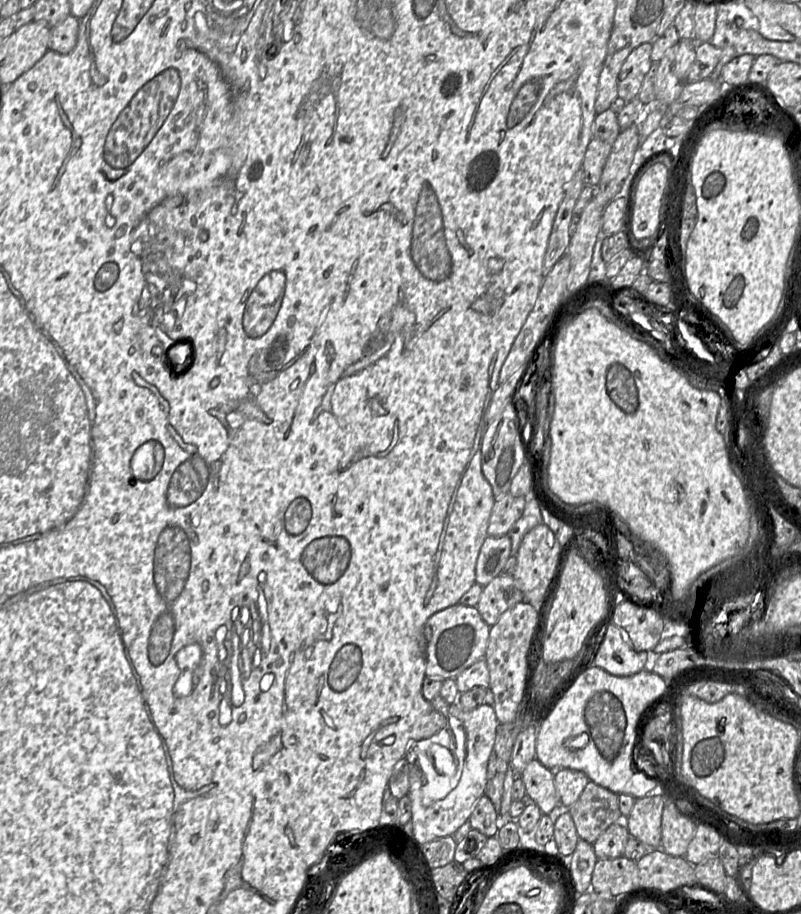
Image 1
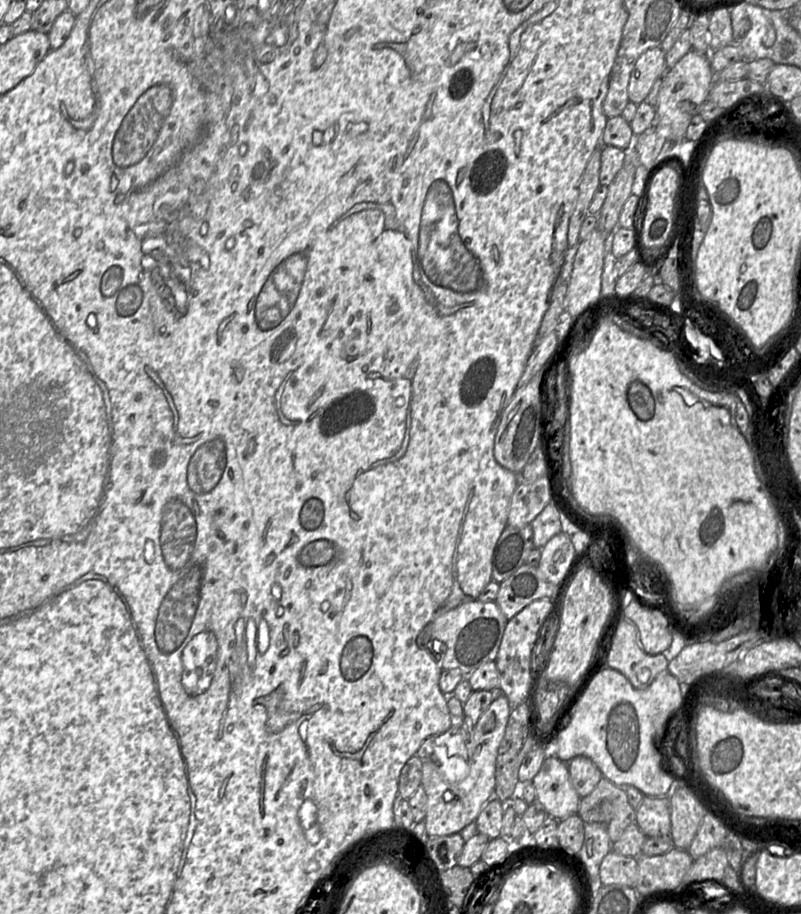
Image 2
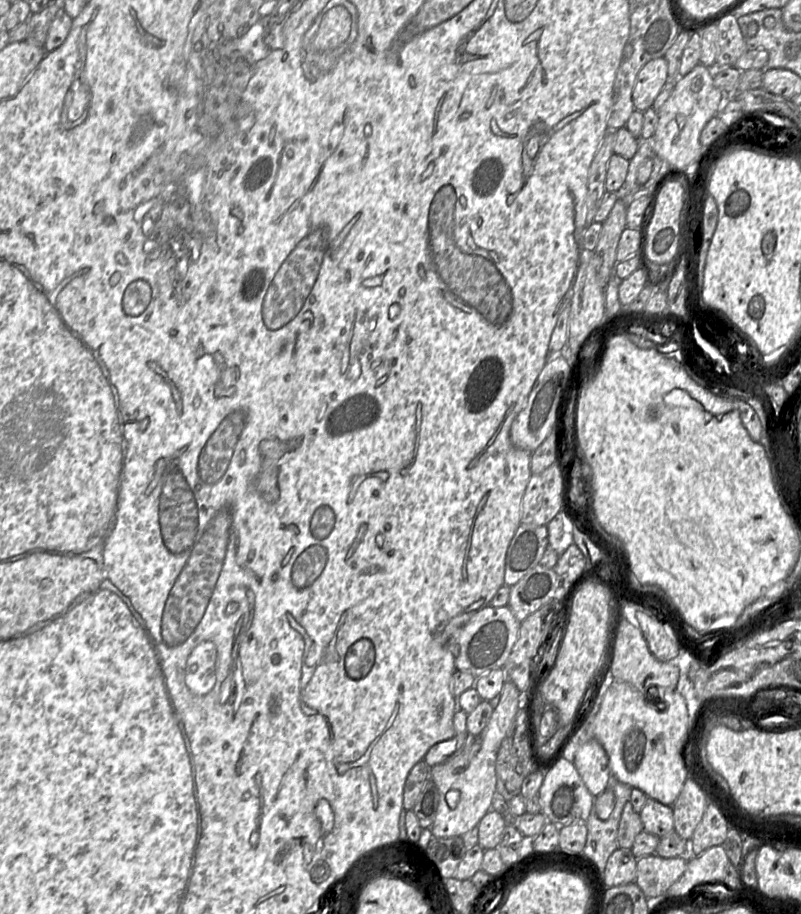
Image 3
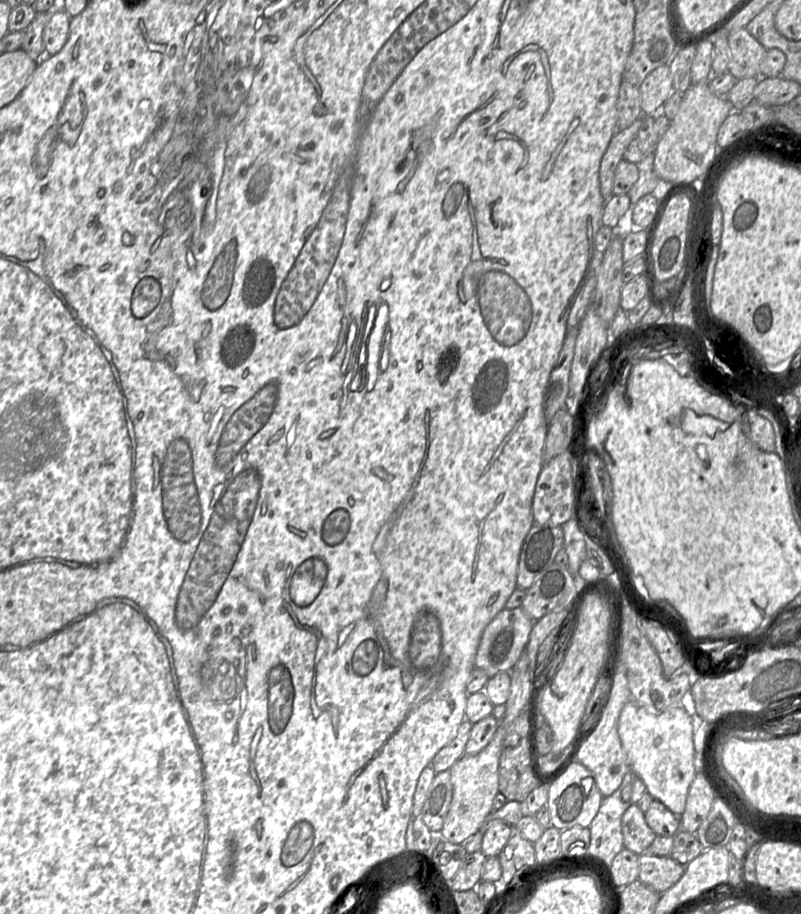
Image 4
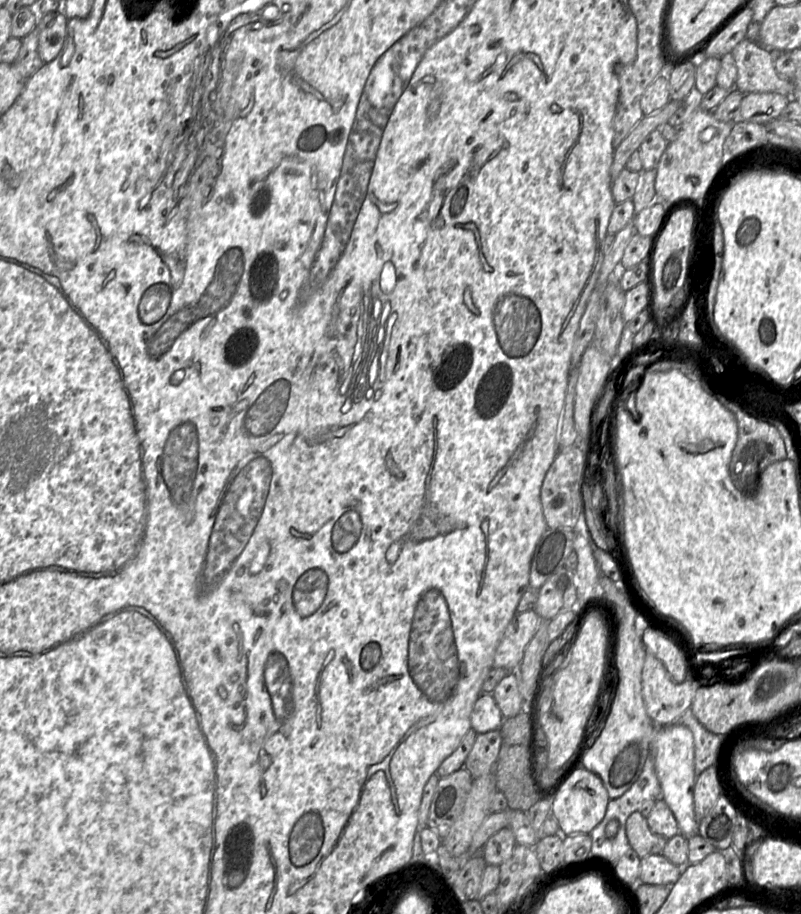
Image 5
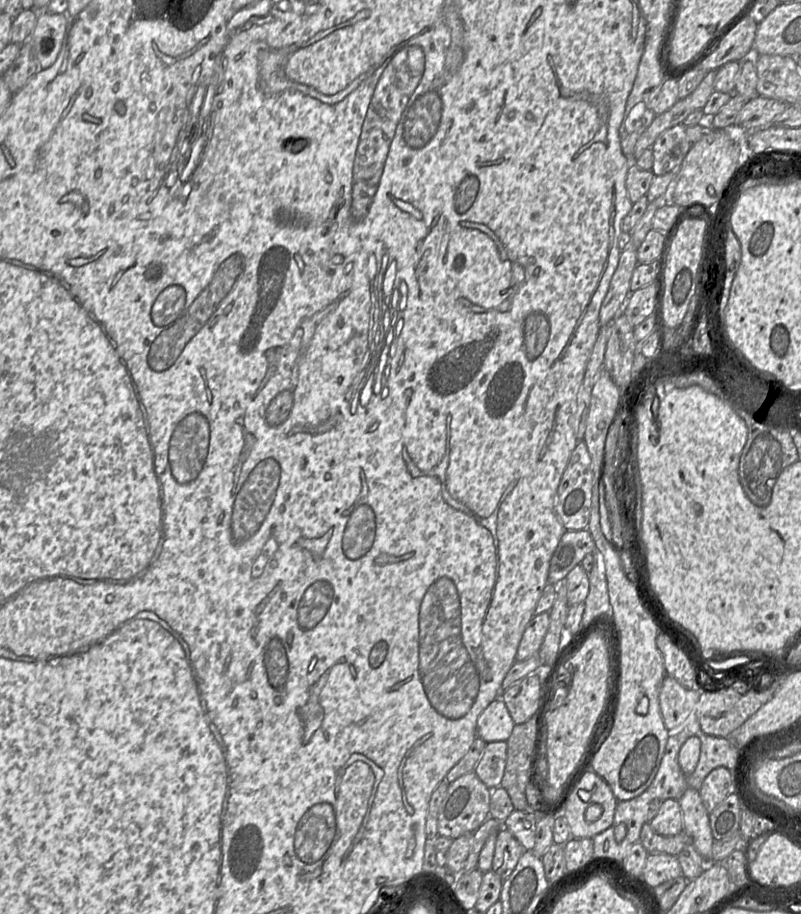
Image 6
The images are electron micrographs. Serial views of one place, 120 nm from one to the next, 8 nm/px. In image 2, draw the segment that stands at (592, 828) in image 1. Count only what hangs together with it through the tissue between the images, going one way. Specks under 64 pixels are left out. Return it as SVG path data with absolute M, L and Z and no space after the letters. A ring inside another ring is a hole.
M602 777L592 792L581 798L577 814L585 823L607 824L612 843L631 823L636 823L636 810L628 802L622 787Z

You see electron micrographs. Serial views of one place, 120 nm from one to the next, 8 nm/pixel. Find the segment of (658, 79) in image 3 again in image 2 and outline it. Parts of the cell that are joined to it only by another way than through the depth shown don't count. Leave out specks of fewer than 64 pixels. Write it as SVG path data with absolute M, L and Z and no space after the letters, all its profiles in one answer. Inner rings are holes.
M654 47L639 56L629 80L630 101L640 104L646 100L654 82L667 70L665 53L661 47Z

